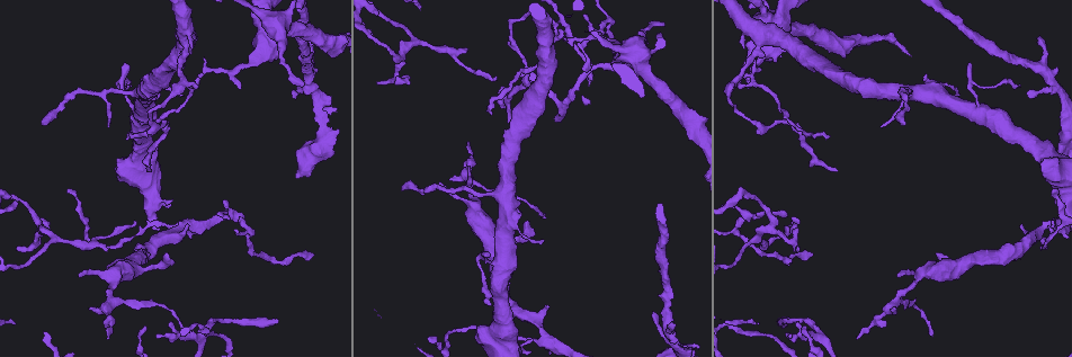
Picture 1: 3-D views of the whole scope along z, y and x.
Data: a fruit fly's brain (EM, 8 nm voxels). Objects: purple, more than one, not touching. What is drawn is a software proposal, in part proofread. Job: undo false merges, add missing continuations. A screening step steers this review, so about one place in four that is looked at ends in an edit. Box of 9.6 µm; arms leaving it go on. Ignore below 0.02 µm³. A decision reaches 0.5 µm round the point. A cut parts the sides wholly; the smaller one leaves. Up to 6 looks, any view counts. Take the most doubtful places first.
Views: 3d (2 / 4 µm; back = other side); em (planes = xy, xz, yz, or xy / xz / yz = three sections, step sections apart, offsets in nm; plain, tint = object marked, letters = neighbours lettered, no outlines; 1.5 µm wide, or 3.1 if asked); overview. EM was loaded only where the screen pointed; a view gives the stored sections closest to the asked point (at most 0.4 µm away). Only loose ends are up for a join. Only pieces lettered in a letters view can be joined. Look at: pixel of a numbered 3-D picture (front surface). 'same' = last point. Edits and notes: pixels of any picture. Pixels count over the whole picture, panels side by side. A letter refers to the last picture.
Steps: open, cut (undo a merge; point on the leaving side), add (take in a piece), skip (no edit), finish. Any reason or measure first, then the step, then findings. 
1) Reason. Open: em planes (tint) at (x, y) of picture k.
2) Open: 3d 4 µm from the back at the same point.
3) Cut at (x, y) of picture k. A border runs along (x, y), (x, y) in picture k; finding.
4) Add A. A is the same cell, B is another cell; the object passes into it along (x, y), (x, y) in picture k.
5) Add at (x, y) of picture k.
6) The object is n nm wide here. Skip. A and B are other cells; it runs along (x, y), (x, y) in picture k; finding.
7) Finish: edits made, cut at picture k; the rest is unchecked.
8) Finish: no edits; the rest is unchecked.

Branch stops here. Open: em planes (tint) at (585, 16) of picture 1.

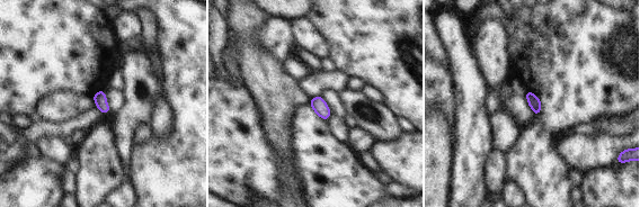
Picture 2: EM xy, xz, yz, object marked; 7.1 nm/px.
Open: em planes (letters) at the same point.

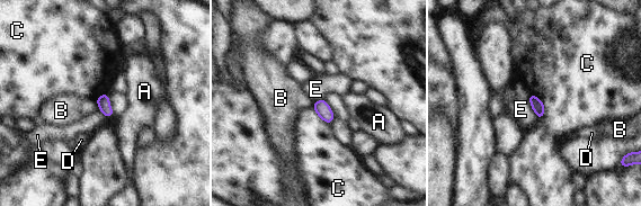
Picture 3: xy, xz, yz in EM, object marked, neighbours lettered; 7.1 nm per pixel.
Skip. A, B, C, D and E are other cells; a border runs along (527, 95), (531, 108), (537, 118) in picture 3; none of them fits.

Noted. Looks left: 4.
Branch stops here. Open: em yz step 8 (tint) at (857, 338) of picture 1.

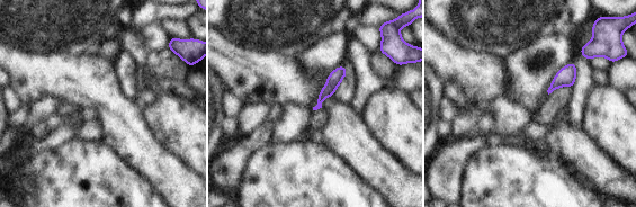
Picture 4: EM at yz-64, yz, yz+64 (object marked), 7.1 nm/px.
Open: em planes (letters) at the same point.

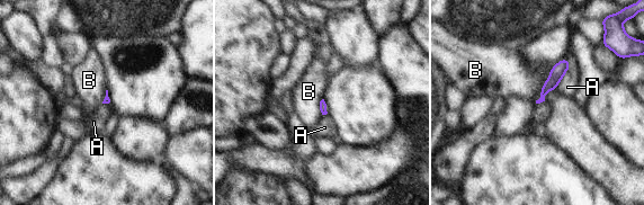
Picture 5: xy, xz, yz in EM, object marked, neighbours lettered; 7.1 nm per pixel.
The longest contact is with A, 240 nm. Skip. A and B are other cells; it runs along (564, 62), (553, 81), (543, 92) in picture 5; none of them fits.

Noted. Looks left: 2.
Finish: no edits; the rest is unchecked.

